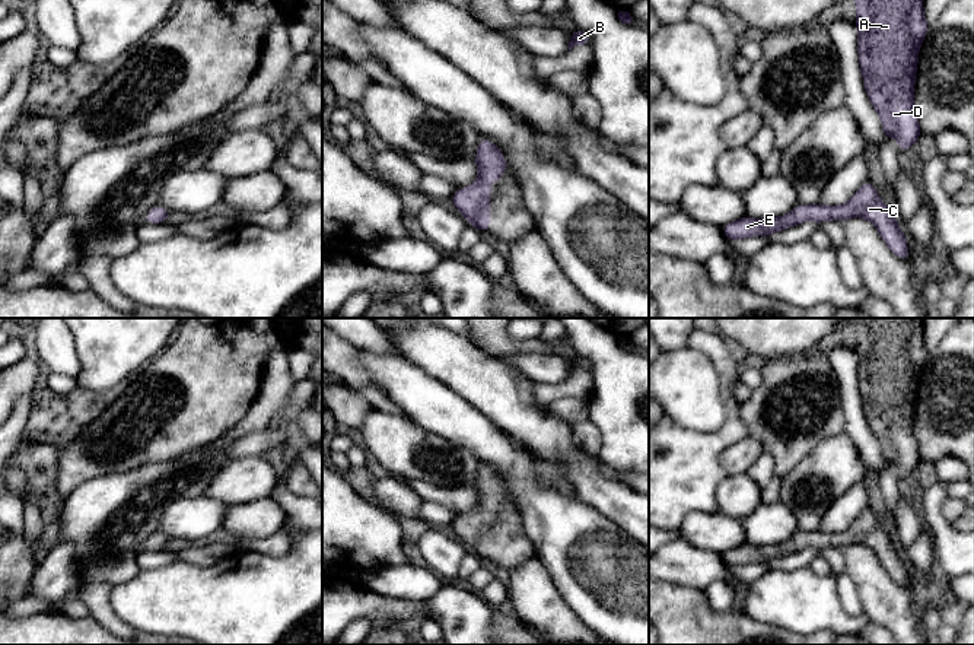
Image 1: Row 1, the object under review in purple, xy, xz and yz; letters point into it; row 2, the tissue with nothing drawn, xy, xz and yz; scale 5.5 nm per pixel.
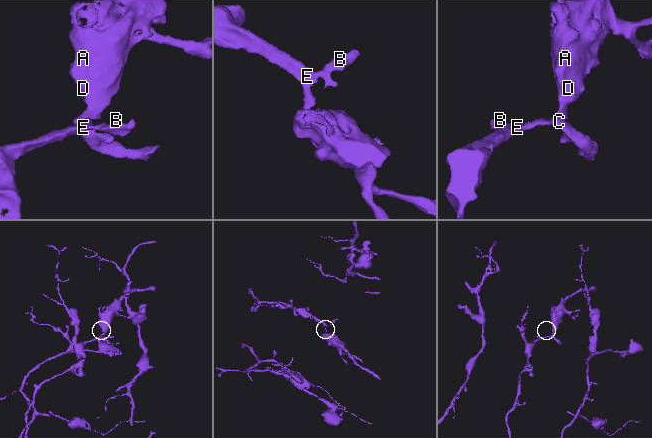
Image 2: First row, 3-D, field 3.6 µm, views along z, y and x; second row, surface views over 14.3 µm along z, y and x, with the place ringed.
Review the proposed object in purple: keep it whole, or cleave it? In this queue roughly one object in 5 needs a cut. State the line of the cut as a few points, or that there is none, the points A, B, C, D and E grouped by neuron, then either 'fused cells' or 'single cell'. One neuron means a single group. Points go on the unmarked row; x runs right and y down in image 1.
cut none; groups A B C D E; single cell

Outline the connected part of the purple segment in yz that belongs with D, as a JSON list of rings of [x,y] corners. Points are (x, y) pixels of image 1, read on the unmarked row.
[[[854,318],[857,379],[863,412],[881,444],[884,466],[894,463],[900,480],[917,470],[922,461],[914,436],[914,409],[919,376],[927,360],[923,318]]]

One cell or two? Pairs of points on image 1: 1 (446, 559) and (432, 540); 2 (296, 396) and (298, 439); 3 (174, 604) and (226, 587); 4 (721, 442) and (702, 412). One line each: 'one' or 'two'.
1: one
2: one
3: one
4: two

